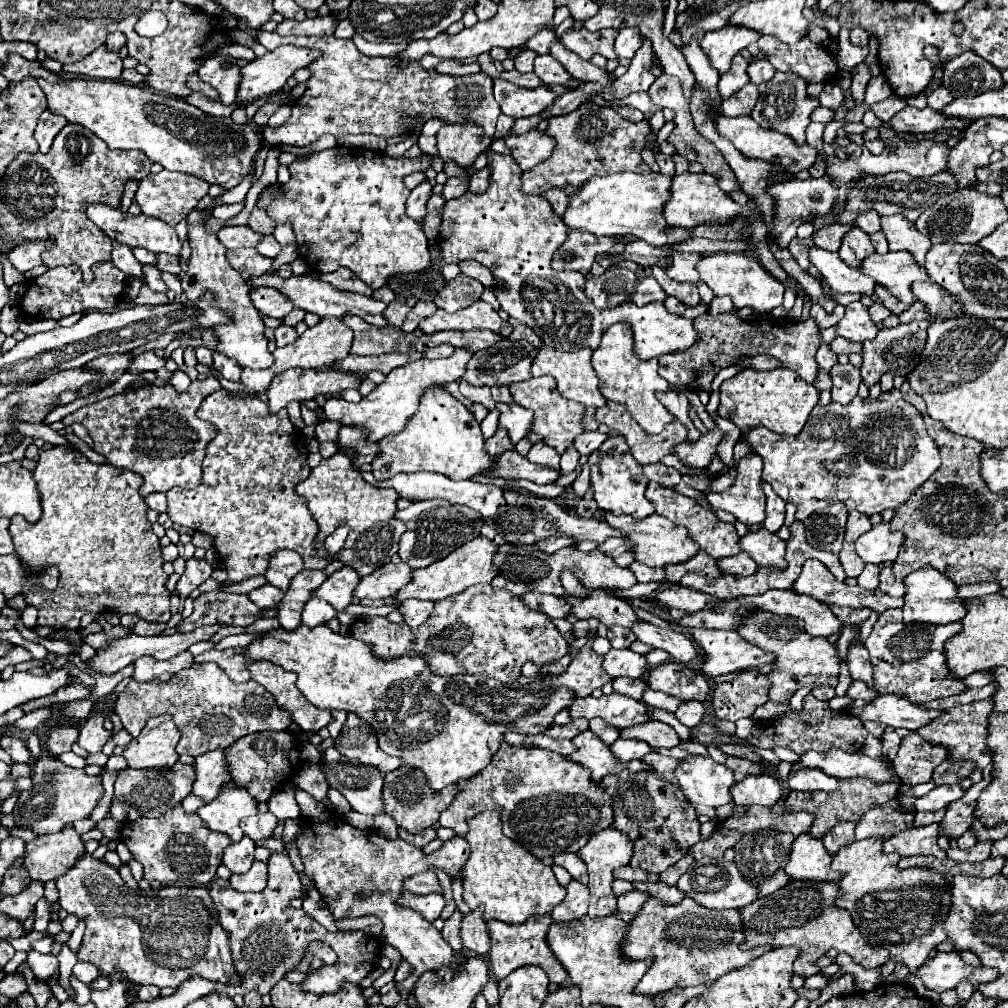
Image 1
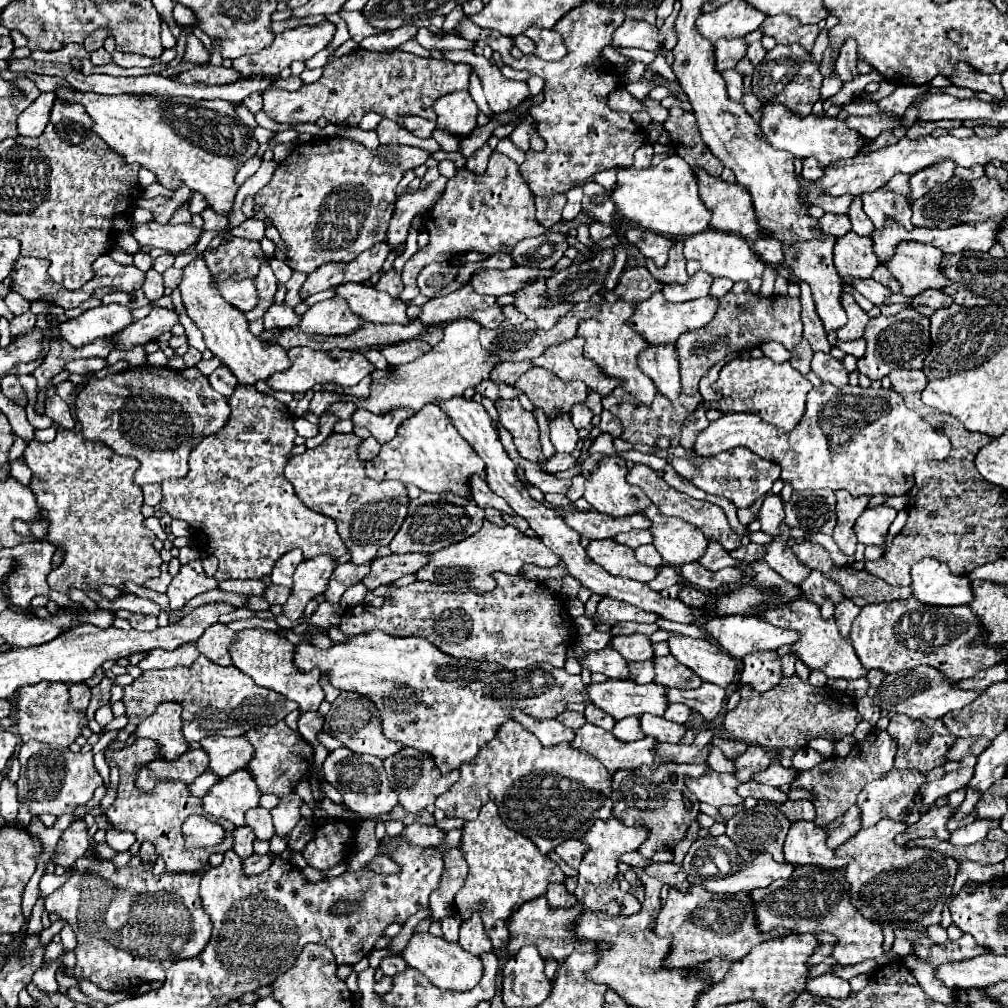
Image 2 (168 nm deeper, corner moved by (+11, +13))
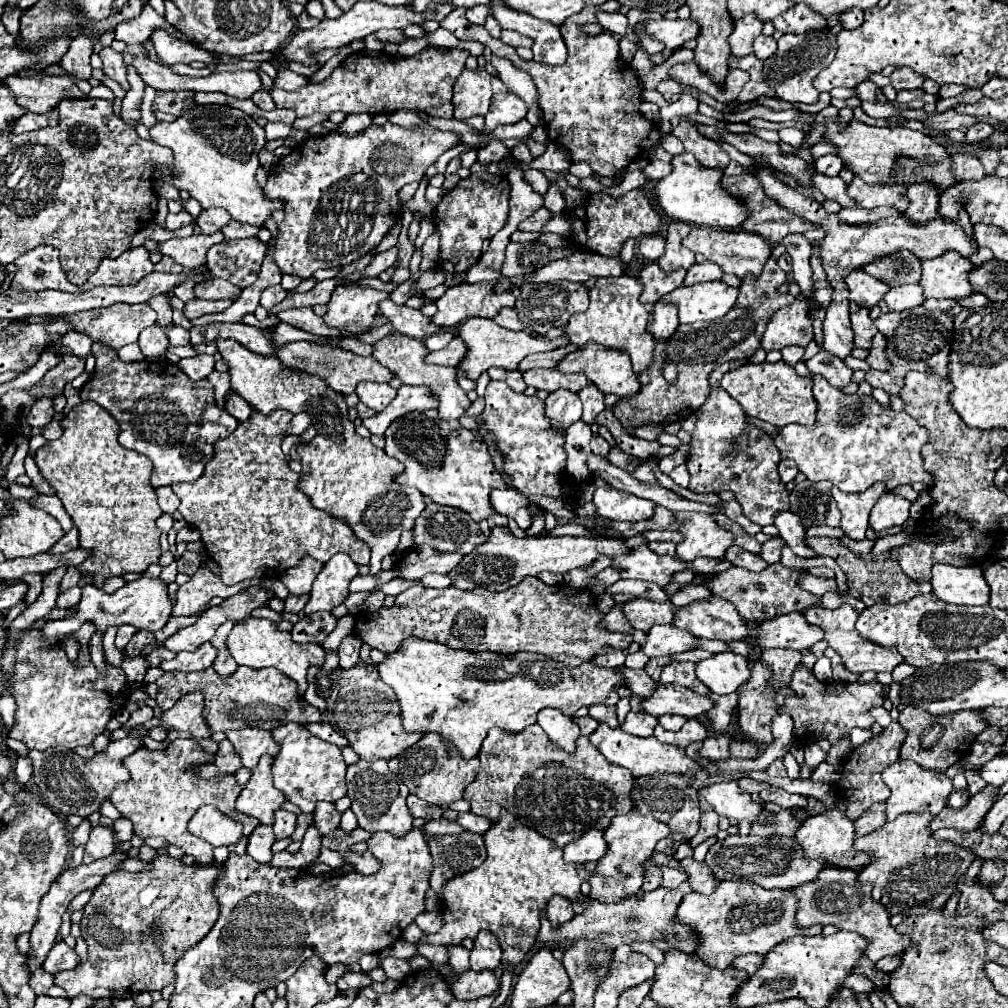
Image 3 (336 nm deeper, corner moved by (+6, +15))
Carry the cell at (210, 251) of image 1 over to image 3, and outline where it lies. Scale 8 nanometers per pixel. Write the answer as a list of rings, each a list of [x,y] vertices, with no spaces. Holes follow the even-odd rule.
[[[217,337],[215,343],[223,361],[229,365],[233,391],[241,393],[253,409],[265,415],[273,409],[311,413],[317,437],[299,451],[303,465],[299,491],[311,499],[313,507],[347,521],[355,537],[371,547],[369,569],[377,573],[381,569],[381,559],[397,549],[401,533],[413,529],[415,519],[425,507],[425,499],[417,489],[393,481],[393,477],[401,473],[401,463],[375,447],[371,439],[355,433],[355,425],[347,417],[343,395],[329,389],[321,377],[291,369],[277,355],[253,353],[235,339]]]

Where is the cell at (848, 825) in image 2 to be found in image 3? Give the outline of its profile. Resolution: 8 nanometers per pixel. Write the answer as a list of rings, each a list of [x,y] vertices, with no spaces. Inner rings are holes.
[[[885,803],[871,805],[869,811],[865,811],[857,821],[855,821],[855,837],[867,835],[875,829],[879,829],[885,823]]]

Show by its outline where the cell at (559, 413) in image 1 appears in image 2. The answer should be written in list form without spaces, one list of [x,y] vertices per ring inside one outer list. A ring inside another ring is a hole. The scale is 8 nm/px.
[[[532,367],[524,375],[518,377],[514,387],[522,389],[528,399],[534,403],[534,407],[544,409],[544,413],[550,417],[556,409],[560,411],[570,411],[572,405],[584,403],[586,401],[586,385],[580,381],[564,383],[560,377],[554,373],[542,369],[542,367]]]

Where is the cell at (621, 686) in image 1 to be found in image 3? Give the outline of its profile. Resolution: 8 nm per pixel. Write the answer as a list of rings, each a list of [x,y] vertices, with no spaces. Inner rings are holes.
[[[653,657],[653,659],[649,659],[649,663],[645,665],[645,673],[647,673],[653,681],[659,681],[661,669],[663,669],[667,663],[671,663],[669,657]]]

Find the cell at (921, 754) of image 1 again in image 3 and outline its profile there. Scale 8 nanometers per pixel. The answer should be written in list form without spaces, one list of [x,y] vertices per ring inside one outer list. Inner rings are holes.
[[[905,707],[899,713],[899,725],[907,731],[907,739],[901,745],[901,759],[911,759],[931,771],[945,771],[961,761],[967,749],[975,743],[975,737],[985,729],[985,721],[979,717],[979,711],[961,711],[935,717],[917,707]]]

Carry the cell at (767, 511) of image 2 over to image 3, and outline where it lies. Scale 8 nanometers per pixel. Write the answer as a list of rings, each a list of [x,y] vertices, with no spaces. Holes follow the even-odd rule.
[[[781,511],[775,515],[775,523],[773,523],[777,529],[779,529],[779,537],[791,547],[791,551],[799,557],[813,557],[815,553],[809,553],[805,541],[803,541],[803,535],[805,535],[805,529],[803,525],[799,523],[799,517],[793,515],[791,511]]]

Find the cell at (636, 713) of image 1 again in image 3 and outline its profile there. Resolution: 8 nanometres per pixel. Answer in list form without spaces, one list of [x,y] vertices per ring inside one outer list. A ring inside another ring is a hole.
[[[659,683],[649,697],[641,699],[641,709],[653,717],[677,713],[687,719],[693,719],[697,715],[703,715],[711,707],[713,707],[713,701],[709,697],[697,695],[695,691],[681,685]]]

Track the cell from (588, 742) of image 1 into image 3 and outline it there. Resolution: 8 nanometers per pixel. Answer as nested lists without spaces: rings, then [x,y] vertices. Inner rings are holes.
[[[601,723],[591,735],[589,735],[589,741],[605,755],[605,759],[609,763],[615,763],[619,767],[625,767],[633,773],[633,777],[639,777],[639,775],[649,775],[649,773],[685,773],[687,769],[697,769],[699,763],[689,759],[685,755],[685,751],[681,747],[675,747],[675,745],[665,745],[665,743],[659,743],[657,737],[635,737],[635,735],[629,735],[625,731],[621,731],[619,727],[617,729],[611,729],[609,725]]]

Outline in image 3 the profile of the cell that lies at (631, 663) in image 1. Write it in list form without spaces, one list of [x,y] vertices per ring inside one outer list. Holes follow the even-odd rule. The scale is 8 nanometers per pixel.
[[[657,625],[647,633],[647,641],[645,645],[641,645],[641,653],[645,653],[647,657],[663,657],[693,647],[697,647],[697,641],[691,633],[685,633],[683,629],[671,625]]]

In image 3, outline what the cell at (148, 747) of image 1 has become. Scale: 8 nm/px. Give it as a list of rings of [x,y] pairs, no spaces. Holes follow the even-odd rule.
[[[199,691],[187,693],[169,711],[161,715],[161,721],[175,731],[191,733],[191,737],[207,753],[213,755],[217,751],[217,743],[211,741],[211,733],[209,727],[205,725],[205,719],[201,717],[201,709],[203,709],[203,695]]]

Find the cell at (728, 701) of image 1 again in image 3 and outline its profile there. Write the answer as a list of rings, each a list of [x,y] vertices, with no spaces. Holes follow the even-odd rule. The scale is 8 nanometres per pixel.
[[[767,649],[761,653],[761,663],[771,669],[769,685],[777,691],[791,683],[793,669],[801,661],[801,653],[793,649]]]

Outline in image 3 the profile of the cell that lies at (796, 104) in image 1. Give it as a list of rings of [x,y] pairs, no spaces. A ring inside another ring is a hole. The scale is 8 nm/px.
[[[829,29],[805,35],[783,35],[779,39],[777,51],[763,65],[763,79],[781,99],[789,103],[817,103],[819,91],[813,87],[813,77],[817,77],[821,69],[833,61],[835,51],[835,35],[831,35]]]

